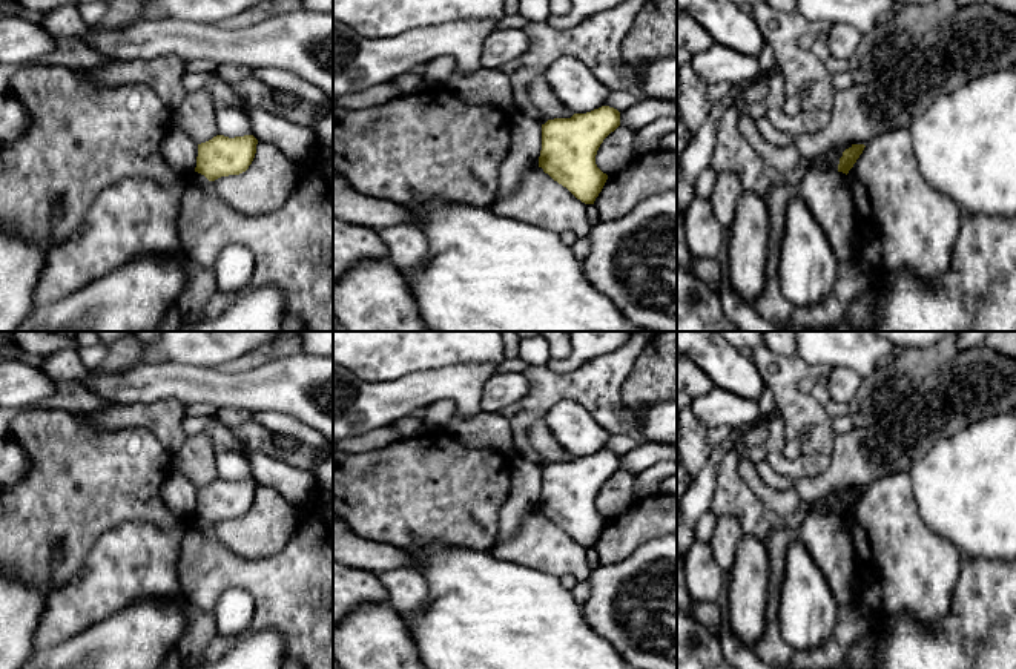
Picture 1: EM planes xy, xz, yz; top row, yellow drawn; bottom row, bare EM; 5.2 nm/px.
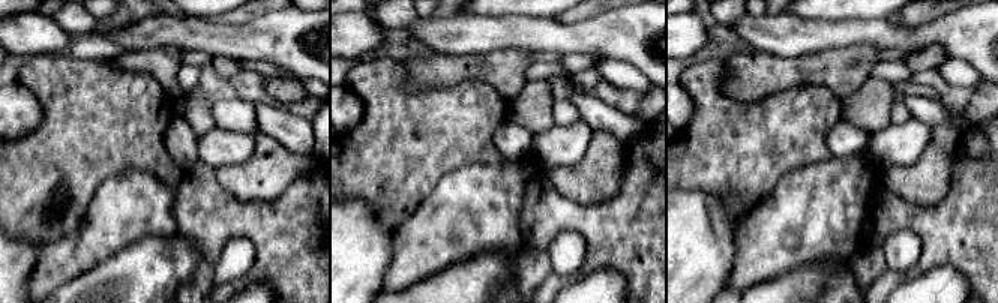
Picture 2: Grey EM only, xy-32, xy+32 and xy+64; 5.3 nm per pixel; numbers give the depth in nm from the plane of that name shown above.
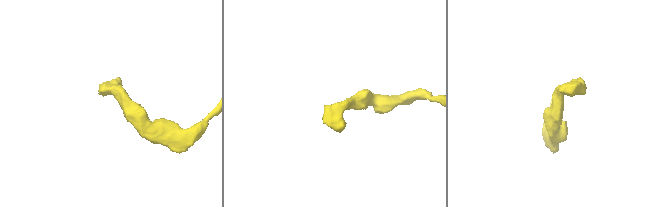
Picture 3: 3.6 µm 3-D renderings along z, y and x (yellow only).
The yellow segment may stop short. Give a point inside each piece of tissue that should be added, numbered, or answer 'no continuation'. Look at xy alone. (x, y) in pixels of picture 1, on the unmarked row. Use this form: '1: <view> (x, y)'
no continuation

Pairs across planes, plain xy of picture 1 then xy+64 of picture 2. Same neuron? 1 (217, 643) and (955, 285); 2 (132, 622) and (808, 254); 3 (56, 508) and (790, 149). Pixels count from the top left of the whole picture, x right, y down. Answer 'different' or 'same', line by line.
1: different
2: different
3: same

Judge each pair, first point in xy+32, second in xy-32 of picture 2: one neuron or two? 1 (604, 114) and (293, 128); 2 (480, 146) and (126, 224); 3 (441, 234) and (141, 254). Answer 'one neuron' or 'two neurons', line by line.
1: one neuron
2: two neurons
3: two neurons

